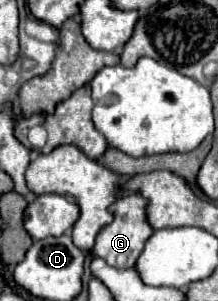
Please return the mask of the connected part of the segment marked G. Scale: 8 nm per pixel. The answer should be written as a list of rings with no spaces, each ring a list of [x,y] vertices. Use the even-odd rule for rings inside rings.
[[[127,193],[125,197],[119,197],[113,205],[111,205],[111,211],[113,211],[113,221],[109,225],[105,225],[99,233],[97,233],[97,239],[95,239],[95,245],[93,245],[93,253],[95,257],[101,257],[105,259],[111,267],[117,267],[117,269],[127,269],[127,267],[133,267],[137,257],[141,255],[143,251],[143,245],[145,241],[151,237],[153,229],[149,227],[147,223],[147,215],[145,215],[145,209],[147,209],[147,201],[139,195],[139,193]]]

